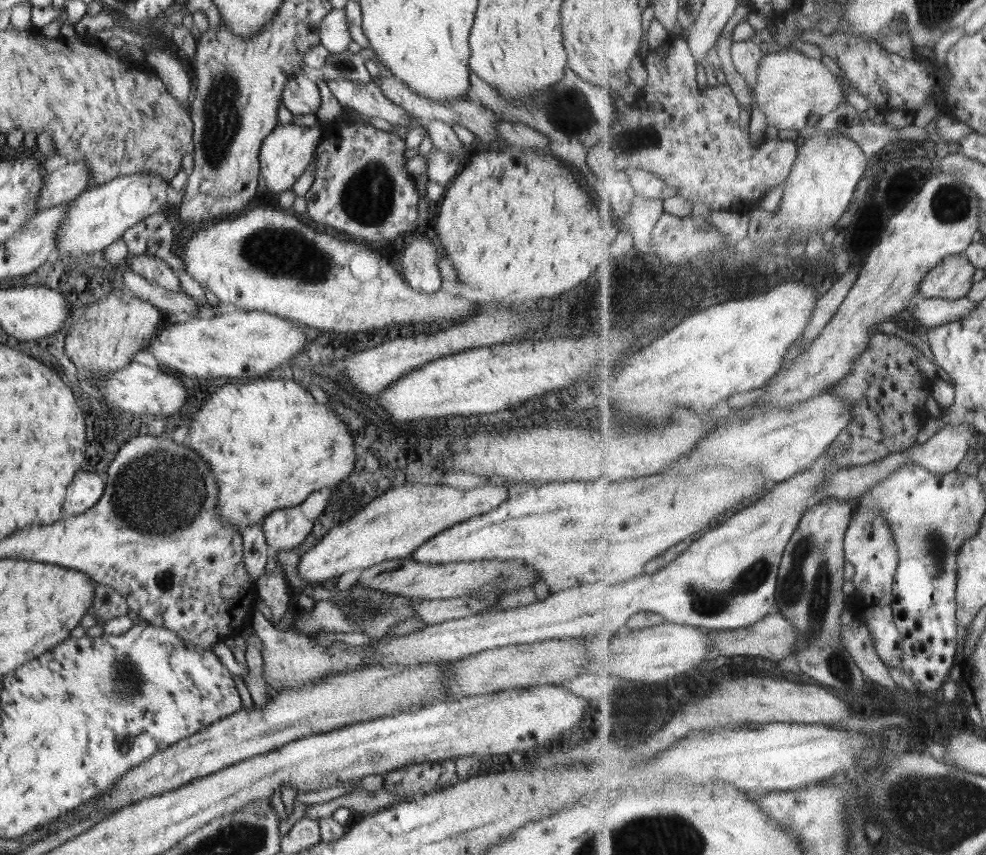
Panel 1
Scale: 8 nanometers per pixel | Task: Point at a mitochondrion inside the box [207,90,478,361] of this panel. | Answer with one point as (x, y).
(285, 253)

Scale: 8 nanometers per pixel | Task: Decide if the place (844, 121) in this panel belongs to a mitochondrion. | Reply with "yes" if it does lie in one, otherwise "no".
no

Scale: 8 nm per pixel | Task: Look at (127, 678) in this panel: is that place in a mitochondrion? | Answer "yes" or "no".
yes

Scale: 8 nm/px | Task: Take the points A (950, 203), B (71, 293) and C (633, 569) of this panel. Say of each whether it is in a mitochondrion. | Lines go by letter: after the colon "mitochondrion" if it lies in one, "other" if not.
A: mitochondrion
B: other
C: other

